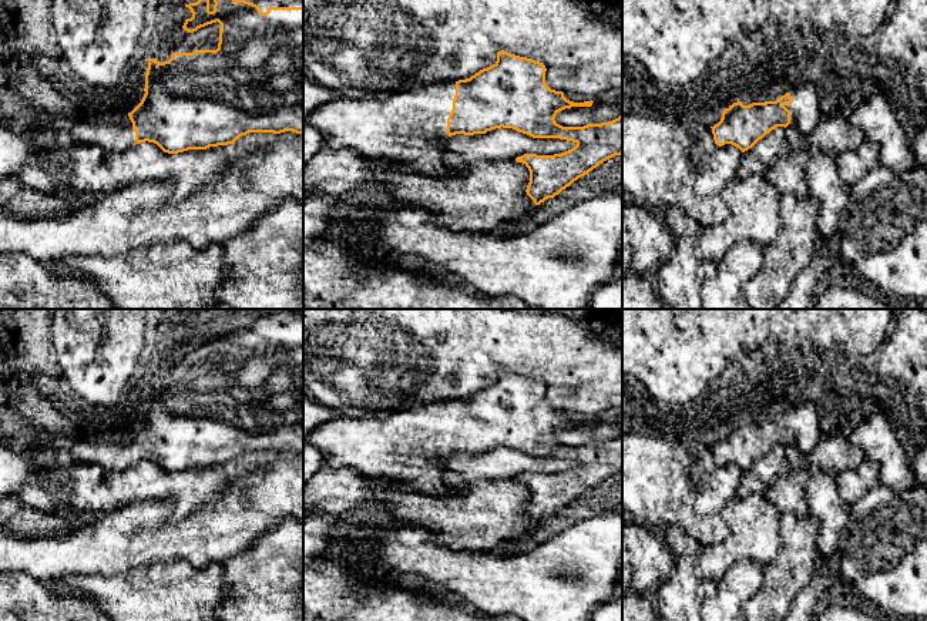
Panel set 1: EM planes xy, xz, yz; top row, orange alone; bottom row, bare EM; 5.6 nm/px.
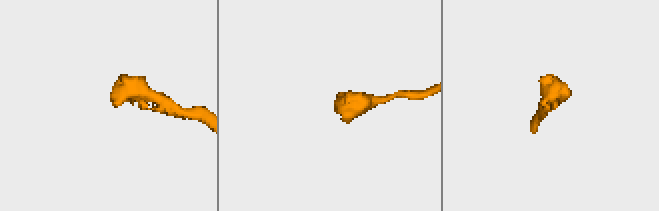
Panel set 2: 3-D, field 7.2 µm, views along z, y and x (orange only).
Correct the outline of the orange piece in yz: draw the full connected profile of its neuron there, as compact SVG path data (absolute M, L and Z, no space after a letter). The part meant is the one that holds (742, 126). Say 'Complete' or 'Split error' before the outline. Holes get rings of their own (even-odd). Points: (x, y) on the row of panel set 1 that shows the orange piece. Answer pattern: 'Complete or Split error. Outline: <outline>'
Split error. Outline: M802 81L776 101L743 105L738 98L723 110L721 121L711 128L716 145L732 144L745 152L776 127L786 128L795 124L807 134L820 117L815 85L810 81Z

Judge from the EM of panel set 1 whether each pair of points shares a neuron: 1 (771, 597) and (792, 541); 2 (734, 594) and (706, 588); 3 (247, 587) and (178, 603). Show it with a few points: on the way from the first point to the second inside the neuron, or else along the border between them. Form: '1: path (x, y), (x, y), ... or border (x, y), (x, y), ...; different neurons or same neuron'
1: path (782, 583), (792, 573), (792, 556); same neuron
2: border (716, 583), (716, 590), (702, 606); different neurons
3: border (222, 561), (225, 600), (220, 606); different neurons

